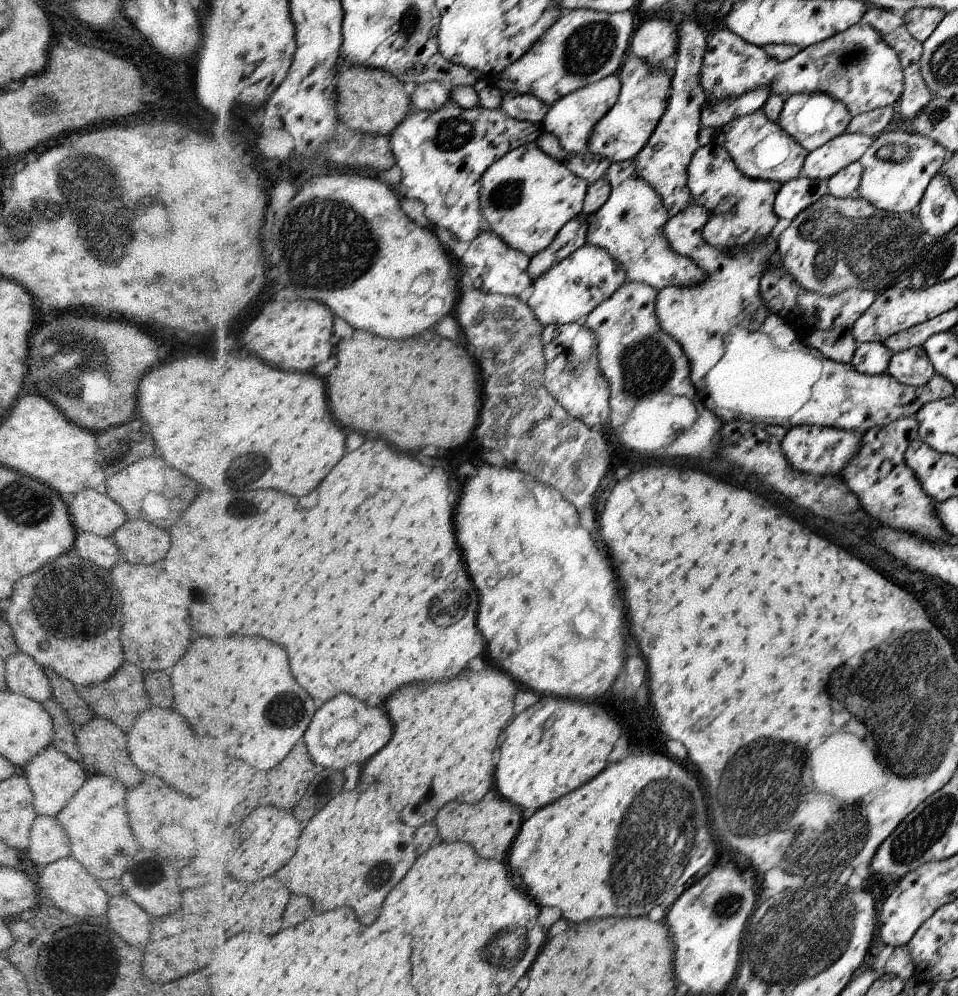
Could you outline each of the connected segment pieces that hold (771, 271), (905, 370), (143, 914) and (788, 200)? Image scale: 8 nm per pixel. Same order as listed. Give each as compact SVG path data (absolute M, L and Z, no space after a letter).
M783 267L768 268L759 284L764 306L796 330L805 326L809 331L832 330L832 328L850 329L856 320L867 312L877 297L874 290L864 290L864 288L847 290L846 293L838 294L835 297L816 294L801 287Z
M914 346L894 352L887 373L906 386L920 389L936 372L926 350L922 346Z
M129 896L109 897L104 918L126 943L140 947L148 944L153 918Z
M799 176L787 185L781 185L773 204L774 214L778 218L794 221L803 210L818 202L824 194L829 194L826 182Z

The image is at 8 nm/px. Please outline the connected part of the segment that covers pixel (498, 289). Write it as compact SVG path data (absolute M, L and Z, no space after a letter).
M488 229L479 233L479 236L470 242L461 260L466 266L465 280L486 294L500 294L504 299L518 298L524 289L533 283L531 275L528 274L531 257L514 250L498 234Z

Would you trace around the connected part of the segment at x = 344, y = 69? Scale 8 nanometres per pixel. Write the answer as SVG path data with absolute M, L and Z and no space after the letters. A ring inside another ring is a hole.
M347 59L340 60L338 84L340 104L338 112L344 122L354 130L392 137L399 126L407 120L412 112L412 96L398 76L390 70L368 68L352 65Z

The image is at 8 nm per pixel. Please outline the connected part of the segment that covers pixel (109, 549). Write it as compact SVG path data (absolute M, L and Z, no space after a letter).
M79 532L75 537L72 553L78 558L93 562L98 564L100 568L109 570L122 560L122 554L110 539L92 533Z

